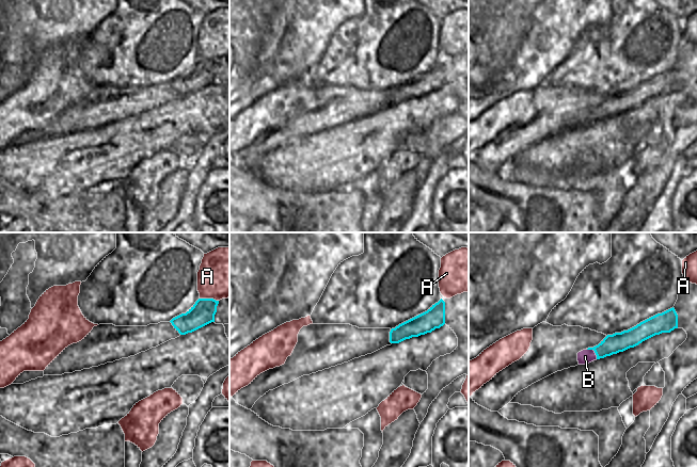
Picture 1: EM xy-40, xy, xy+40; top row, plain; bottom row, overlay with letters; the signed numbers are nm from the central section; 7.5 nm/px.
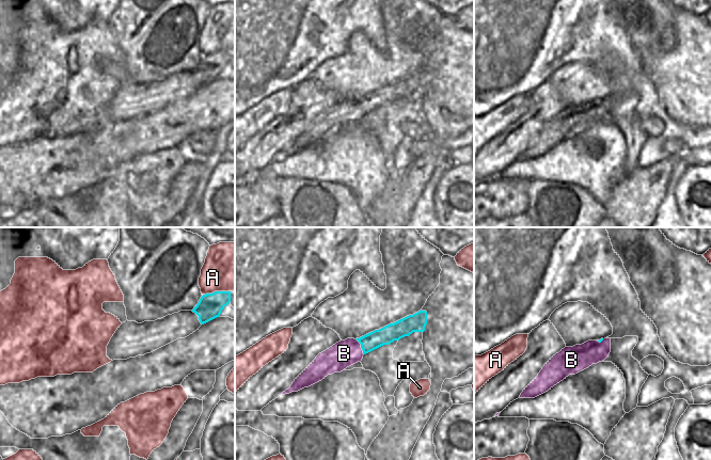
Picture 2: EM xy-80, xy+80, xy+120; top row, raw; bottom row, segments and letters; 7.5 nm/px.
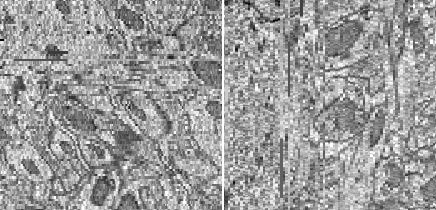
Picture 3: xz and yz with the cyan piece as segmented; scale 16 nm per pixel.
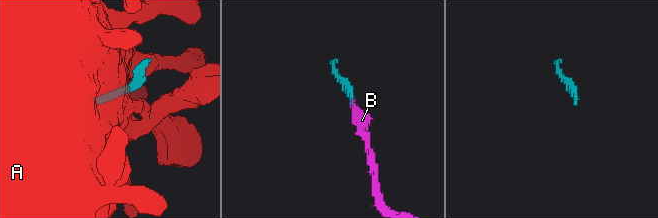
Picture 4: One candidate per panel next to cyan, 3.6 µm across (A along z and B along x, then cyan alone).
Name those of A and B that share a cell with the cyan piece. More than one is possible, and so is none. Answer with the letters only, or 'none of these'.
B.

